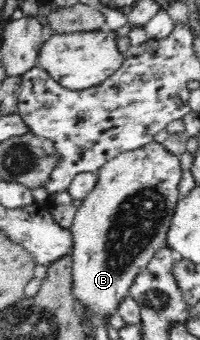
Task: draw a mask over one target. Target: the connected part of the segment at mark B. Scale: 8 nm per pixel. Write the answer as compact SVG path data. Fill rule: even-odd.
M154 140L133 151L118 153L97 170L94 188L82 199L73 223L69 226L74 239L72 248L72 279L74 295L79 304L85 304L91 318L103 317L108 320L118 304L128 297L128 289L134 277L150 262L154 254L167 246L167 232L178 200L182 197L178 182L182 178L179 155L170 152L162 143Z

